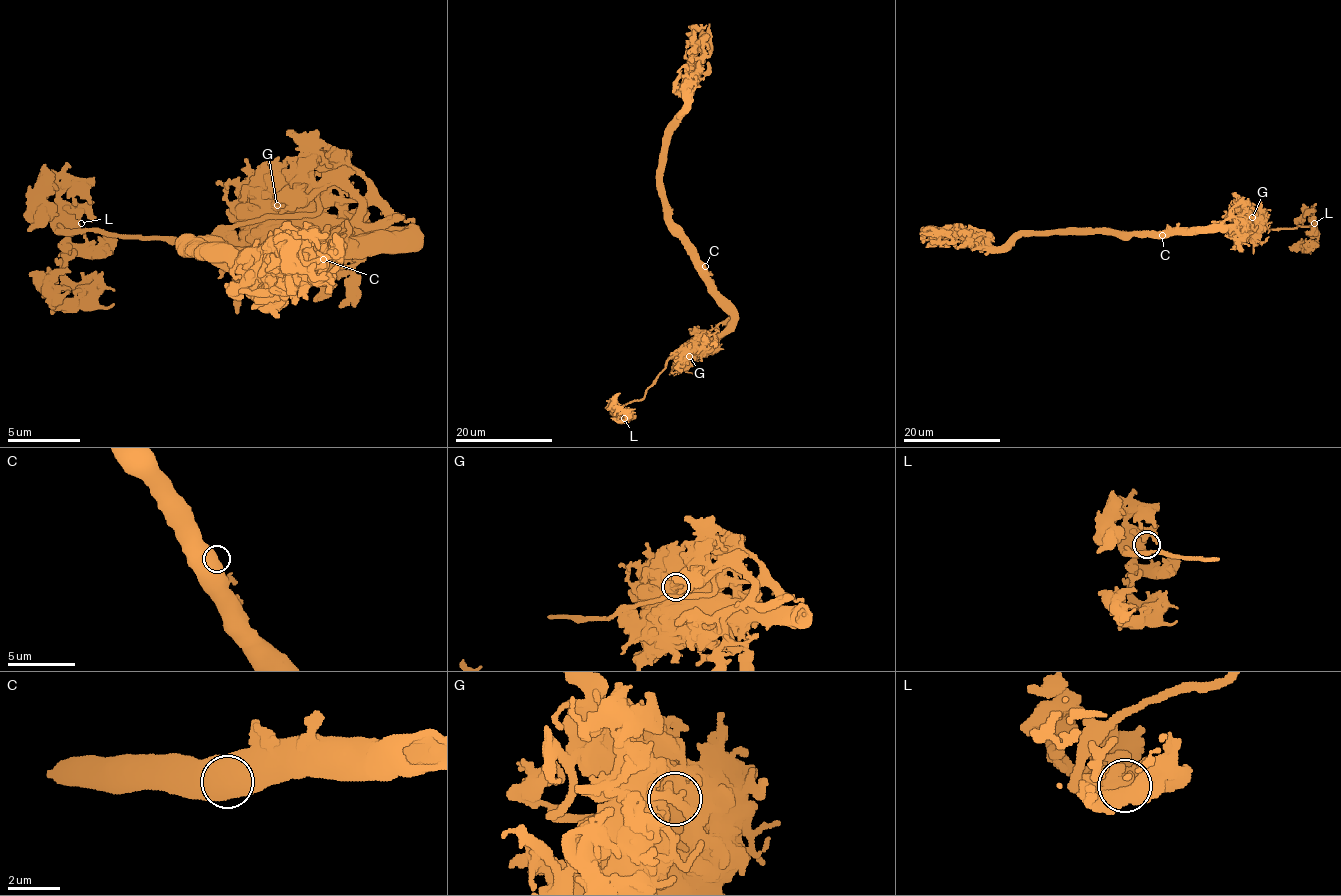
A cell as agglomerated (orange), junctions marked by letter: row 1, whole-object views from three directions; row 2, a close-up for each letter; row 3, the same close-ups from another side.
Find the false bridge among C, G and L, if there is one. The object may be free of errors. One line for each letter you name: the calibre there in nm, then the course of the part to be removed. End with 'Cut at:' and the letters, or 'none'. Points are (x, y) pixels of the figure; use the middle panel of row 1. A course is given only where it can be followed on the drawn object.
G: 1450 nm | (689, 357), (706, 335), (695, 331), (641, 399), (619, 410), (621, 421), (616, 406), (607, 410)
Cut at: G

